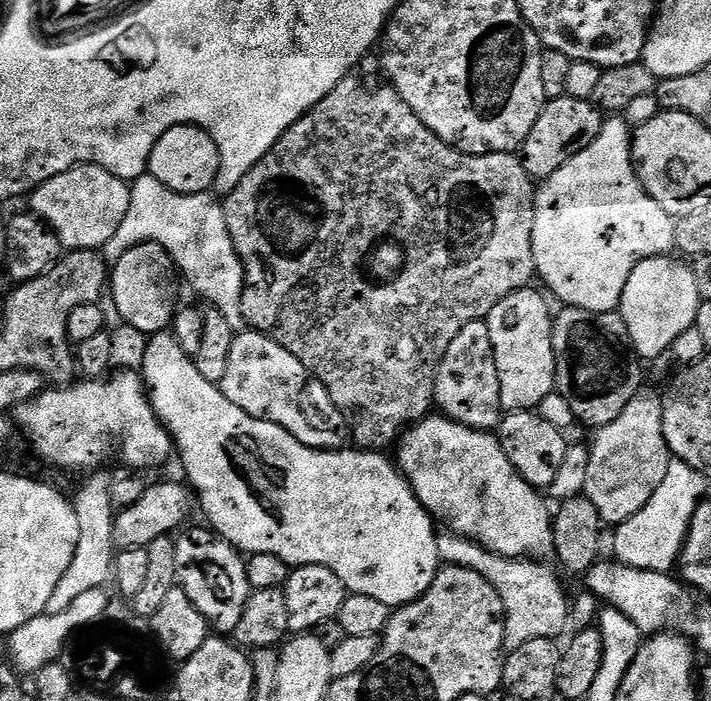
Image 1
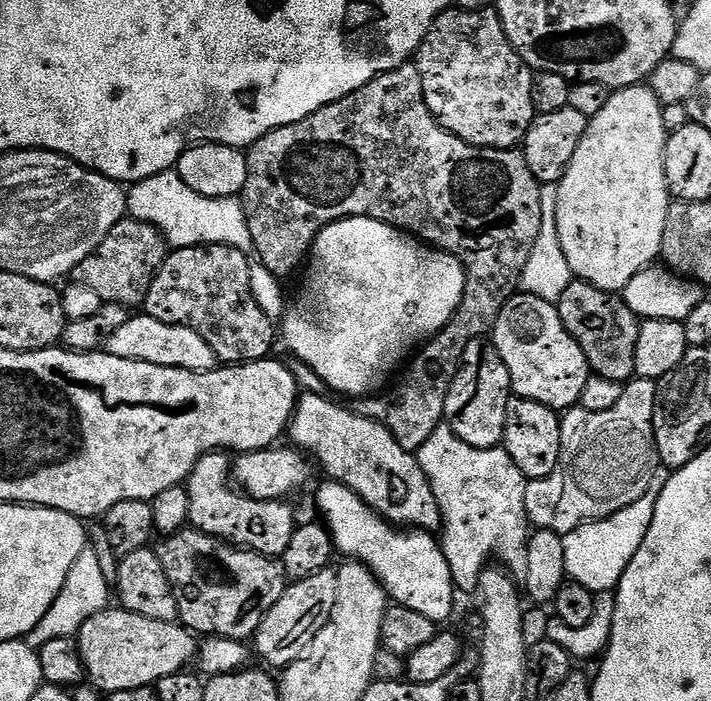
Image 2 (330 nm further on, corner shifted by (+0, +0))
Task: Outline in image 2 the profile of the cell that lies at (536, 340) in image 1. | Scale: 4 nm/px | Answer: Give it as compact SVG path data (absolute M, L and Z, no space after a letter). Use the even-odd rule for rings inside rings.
M527 294L511 296L506 306L502 306L502 314L498 314L490 339L498 354L502 354L506 370L510 370L510 382L516 396L542 402L542 406L557 410L579 405L590 369L582 346L578 346L570 330L566 330L557 305Z

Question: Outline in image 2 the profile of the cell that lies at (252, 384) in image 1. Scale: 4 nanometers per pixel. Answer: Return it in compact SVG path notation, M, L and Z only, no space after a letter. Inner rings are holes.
M308 392L296 401L296 413L292 416L290 425L291 443L299 451L307 454L317 465L320 464L329 472L331 479L338 484L344 484L354 494L366 502L379 516L384 517L390 524L407 526L412 530L423 530L435 533L441 527L442 521L438 510L438 498L434 498L434 490L430 486L428 476L422 470L420 463L416 461L413 453L407 452L378 422L374 422L365 416L359 416L351 407L343 408L316 392Z

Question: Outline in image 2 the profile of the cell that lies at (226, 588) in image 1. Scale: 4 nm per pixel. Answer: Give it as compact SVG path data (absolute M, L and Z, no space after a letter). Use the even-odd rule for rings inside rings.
M224 450L208 452L198 458L186 481L190 498L188 524L197 532L224 540L238 548L249 548L263 556L283 557L298 517L284 500L255 500L237 490L232 479L232 462L233 457Z

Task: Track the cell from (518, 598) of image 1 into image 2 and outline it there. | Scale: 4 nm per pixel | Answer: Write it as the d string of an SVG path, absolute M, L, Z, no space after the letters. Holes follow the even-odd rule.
M441 426L430 434L430 438L415 453L416 461L428 476L430 486L434 490L434 498L438 498L438 510L442 521L442 547L444 557L450 566L452 583L461 593L477 591L480 573L489 567L491 556L497 556L499 563L513 577L523 578L528 569L526 550L530 535L530 521L526 514L526 486L522 470L514 466L514 458L503 446L498 448L475 448L458 438L451 428Z

